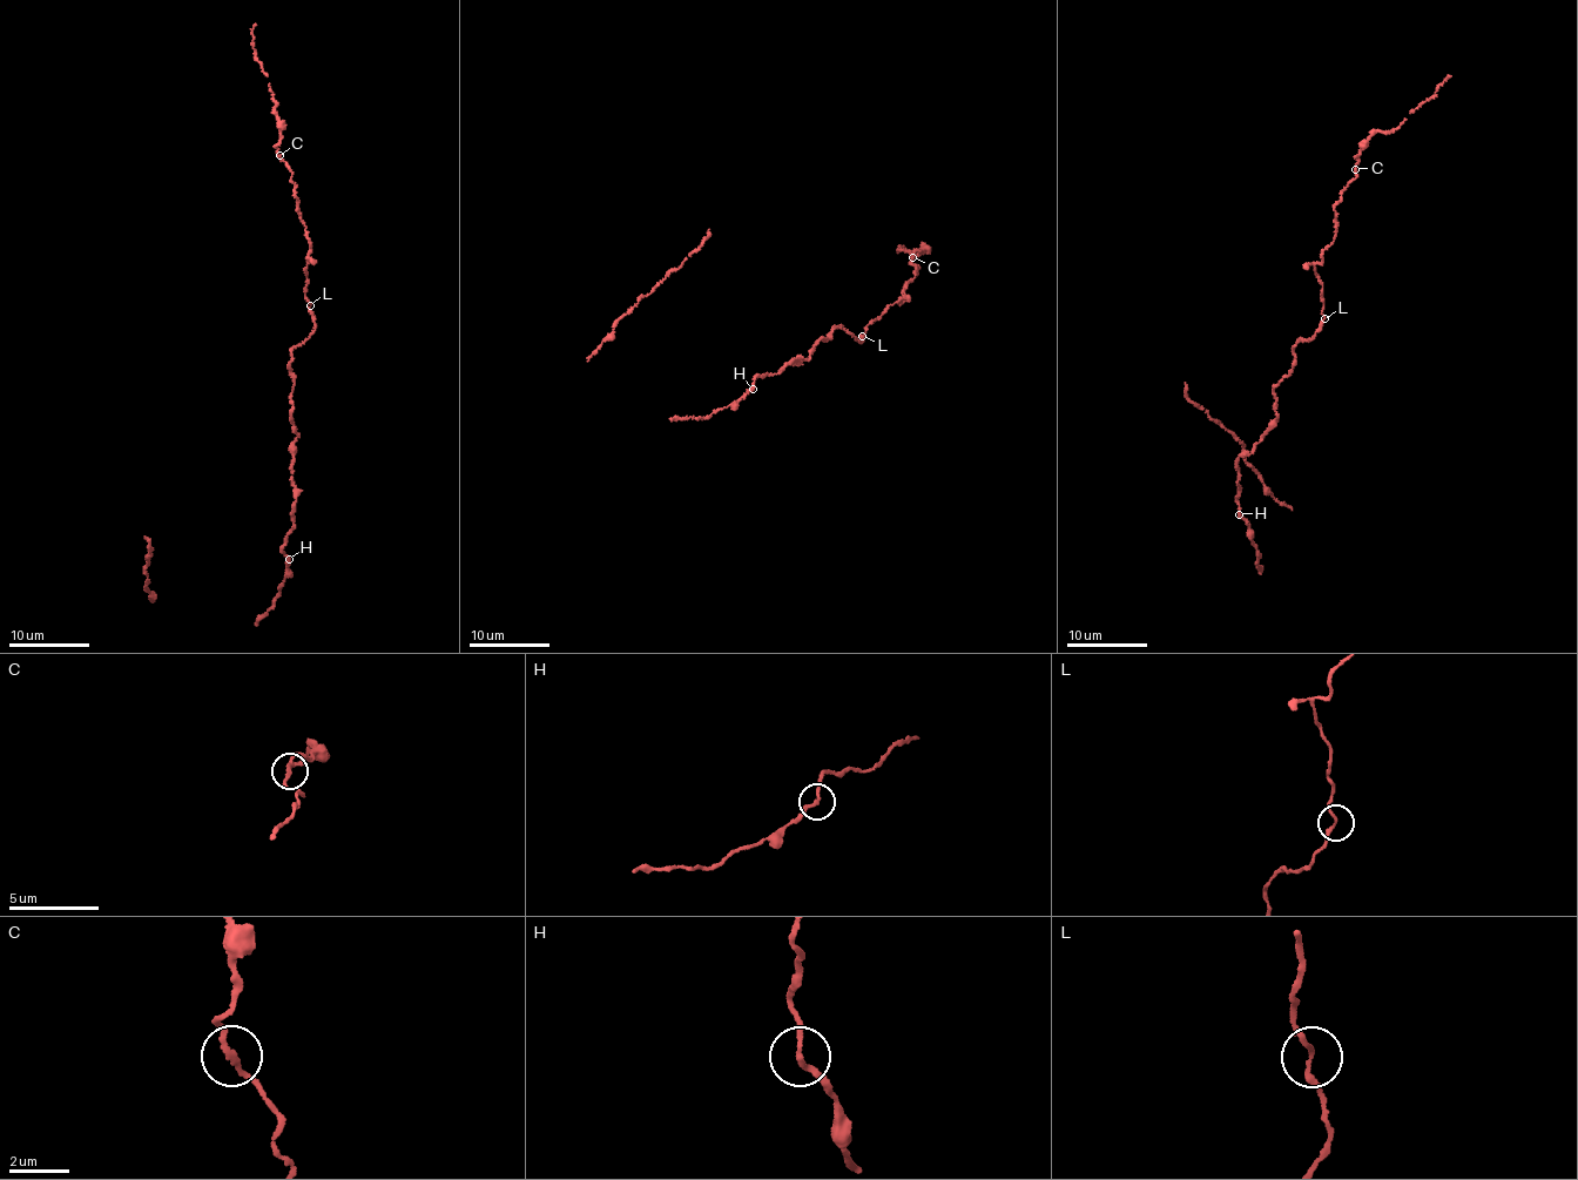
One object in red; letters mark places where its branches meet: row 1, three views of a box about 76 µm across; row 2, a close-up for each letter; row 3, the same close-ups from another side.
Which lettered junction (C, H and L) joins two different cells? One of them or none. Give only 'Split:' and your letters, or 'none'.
Split: none

